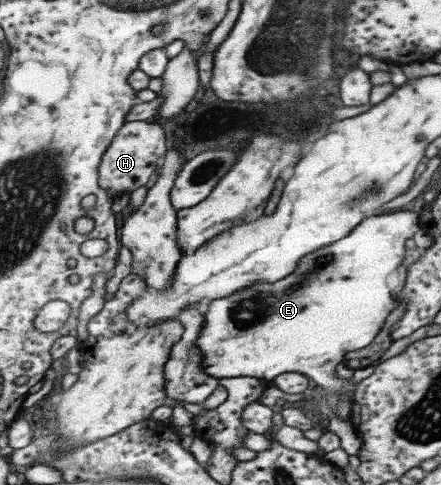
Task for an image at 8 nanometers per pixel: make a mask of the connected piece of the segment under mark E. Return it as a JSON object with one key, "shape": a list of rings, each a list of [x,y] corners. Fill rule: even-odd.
{"shape":[[[396,210],[392,213],[383,212],[381,215],[373,215],[365,219],[357,228],[353,229],[353,232],[349,234],[349,236],[334,242],[332,245],[315,250],[313,254],[309,254],[309,256],[305,256],[305,258],[301,258],[297,270],[295,270],[289,278],[283,278],[283,280],[279,280],[279,282],[275,282],[275,284],[269,284],[269,282],[255,283],[254,285],[248,286],[248,288],[238,290],[235,294],[227,298],[211,301],[206,313],[205,328],[202,330],[202,335],[197,342],[197,348],[201,350],[201,354],[203,354],[204,357],[202,365],[206,373],[215,376],[215,378],[255,377],[264,379],[268,381],[268,383],[272,383],[275,378],[285,373],[301,373],[307,375],[317,385],[330,393],[341,393],[342,398],[340,399],[342,401],[337,411],[337,417],[351,423],[352,404],[355,399],[354,392],[356,391],[357,385],[351,383],[350,380],[352,378],[340,378],[340,376],[337,376],[337,365],[344,362],[347,354],[353,353],[354,351],[361,351],[371,345],[376,339],[376,336],[384,329],[388,316],[395,308],[399,308],[399,306],[381,306],[381,302],[375,302],[375,296],[381,296],[381,276],[385,276],[385,274],[397,270],[399,266],[404,264],[406,252],[408,252],[408,250],[405,249],[405,244],[407,244],[409,238],[413,238],[421,229],[423,228],[420,221],[420,213],[417,212]]]}

